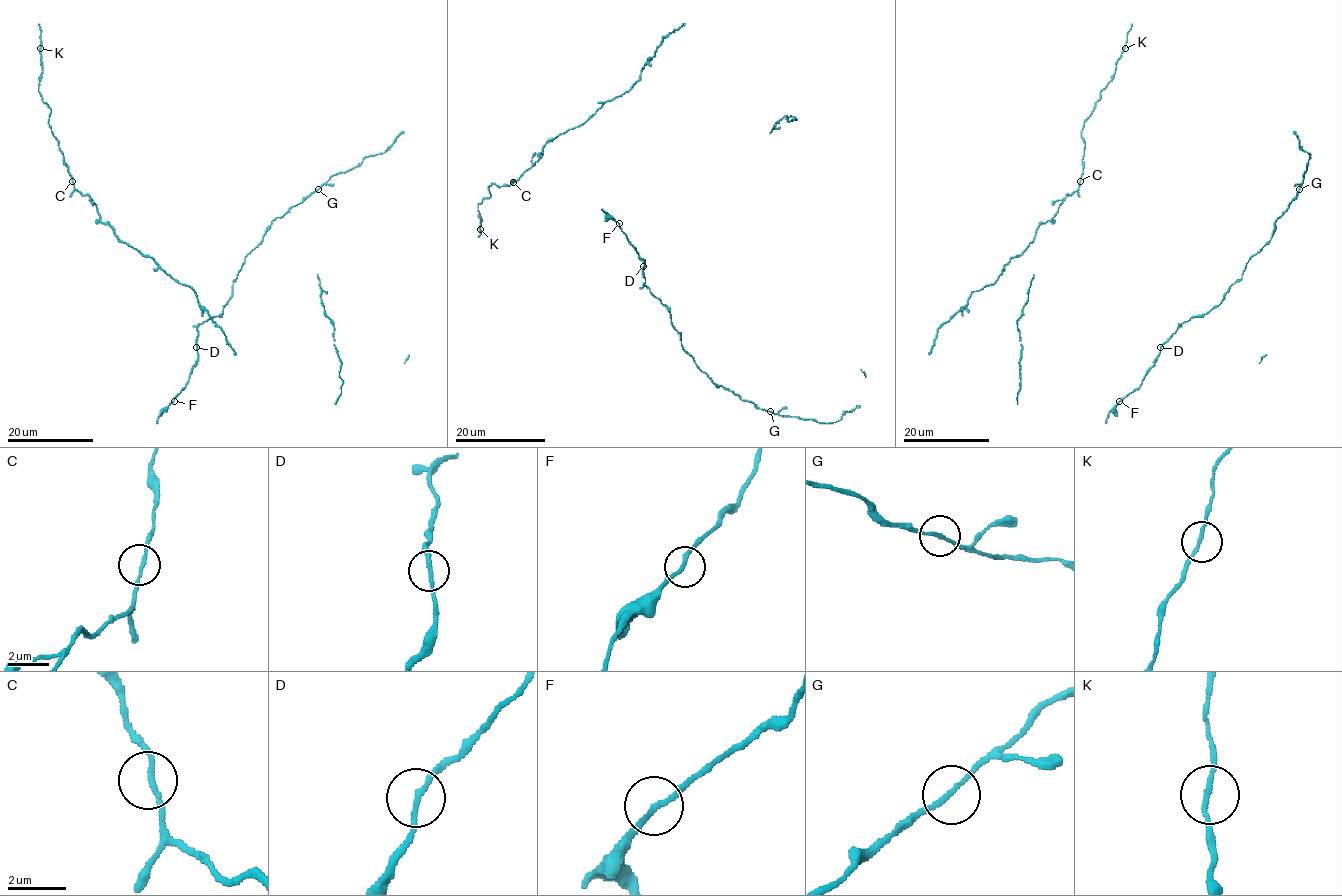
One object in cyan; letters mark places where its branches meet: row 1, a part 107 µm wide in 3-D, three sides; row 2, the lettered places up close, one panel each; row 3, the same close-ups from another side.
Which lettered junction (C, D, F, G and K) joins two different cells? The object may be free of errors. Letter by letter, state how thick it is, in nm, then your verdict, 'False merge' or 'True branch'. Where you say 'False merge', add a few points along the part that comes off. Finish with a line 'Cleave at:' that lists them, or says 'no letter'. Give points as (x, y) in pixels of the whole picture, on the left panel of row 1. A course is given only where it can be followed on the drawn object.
C: Thickness 150 nm. True branch
D: Thickness 160 nm. True branch
F: Thickness 170 nm. True branch
G: Thickness 150 nm. True branch
K: Thickness 150 nm. True branch
Cleave at: no letter

